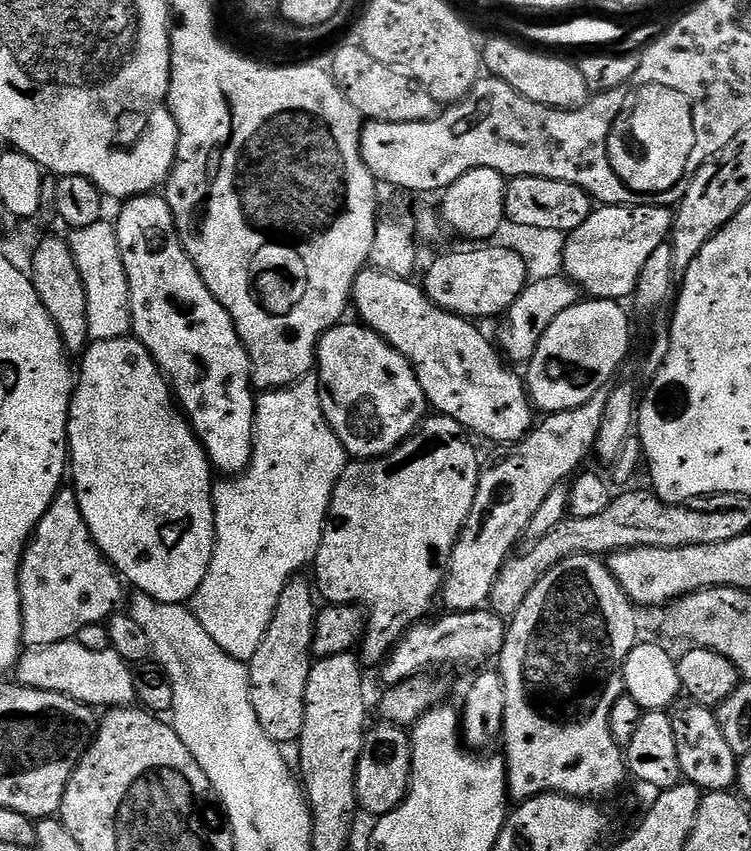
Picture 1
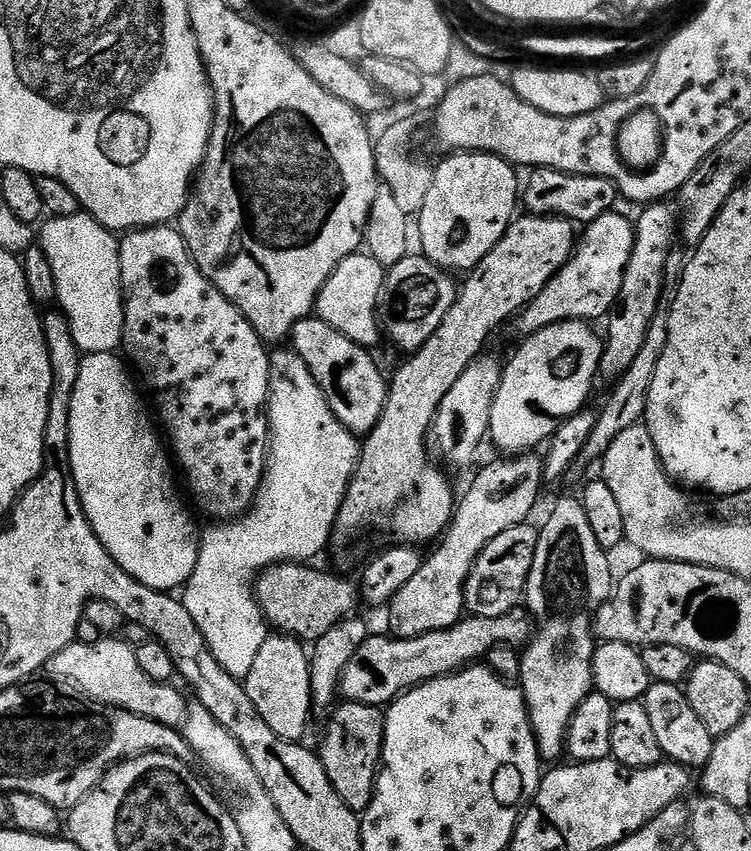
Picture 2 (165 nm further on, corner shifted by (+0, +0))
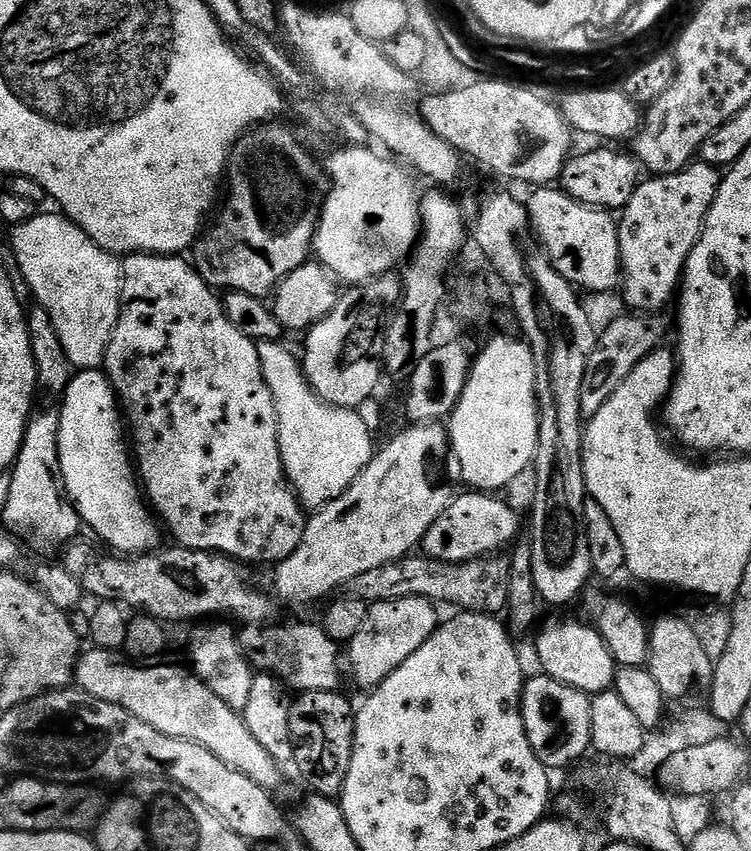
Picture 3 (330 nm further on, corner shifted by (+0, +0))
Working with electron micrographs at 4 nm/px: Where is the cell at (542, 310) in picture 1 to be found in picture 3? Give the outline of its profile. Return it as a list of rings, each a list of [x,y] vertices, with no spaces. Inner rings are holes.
[[[440,422],[412,424],[408,426],[405,432],[398,433],[381,452],[379,449],[379,451],[373,455],[372,461],[366,466],[366,470],[362,470],[360,477],[358,477],[337,500],[330,502],[325,508],[313,511],[311,515],[308,516],[308,525],[302,534],[302,542],[298,546],[298,550],[294,550],[294,554],[290,554],[290,558],[286,558],[275,565],[273,572],[276,573],[272,576],[273,589],[271,588],[275,599],[277,601],[285,600],[288,604],[310,604],[314,600],[322,599],[323,596],[329,595],[328,597],[331,597],[333,595],[331,592],[334,591],[335,588],[342,587],[343,584],[344,587],[351,585],[352,580],[358,578],[358,574],[366,574],[366,570],[378,570],[378,566],[386,566],[390,562],[403,560],[405,556],[415,553],[417,549],[419,549],[416,547],[418,547],[419,544],[421,547],[422,541],[427,537],[428,532],[436,525],[436,519],[443,514],[444,509],[447,508],[450,503],[450,495],[448,496],[447,490],[439,488],[439,486],[432,481],[432,463],[434,463],[435,460],[442,459],[444,455],[447,457],[449,452],[450,441],[448,439],[448,433],[445,425]]]

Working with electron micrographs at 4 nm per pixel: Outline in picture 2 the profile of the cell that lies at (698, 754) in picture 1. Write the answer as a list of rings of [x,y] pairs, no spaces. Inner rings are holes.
[[[652,682],[644,692],[642,703],[647,717],[650,718],[654,738],[658,738],[661,757],[667,758],[673,764],[681,764],[689,770],[703,770],[706,762],[710,762],[714,738],[710,730],[706,730],[702,718],[694,714],[694,708],[690,706],[685,689],[678,684]]]

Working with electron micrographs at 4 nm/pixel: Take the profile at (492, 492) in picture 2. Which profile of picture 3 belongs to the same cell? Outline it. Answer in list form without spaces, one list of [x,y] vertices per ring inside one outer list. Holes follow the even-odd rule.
[[[432,602],[369,604],[362,630],[358,630],[346,644],[346,664],[352,667],[353,682],[363,690],[371,690],[390,678],[390,674],[394,674],[394,670],[398,670],[398,666],[402,666],[402,662],[406,662],[406,658],[434,634],[438,626],[436,608]]]

